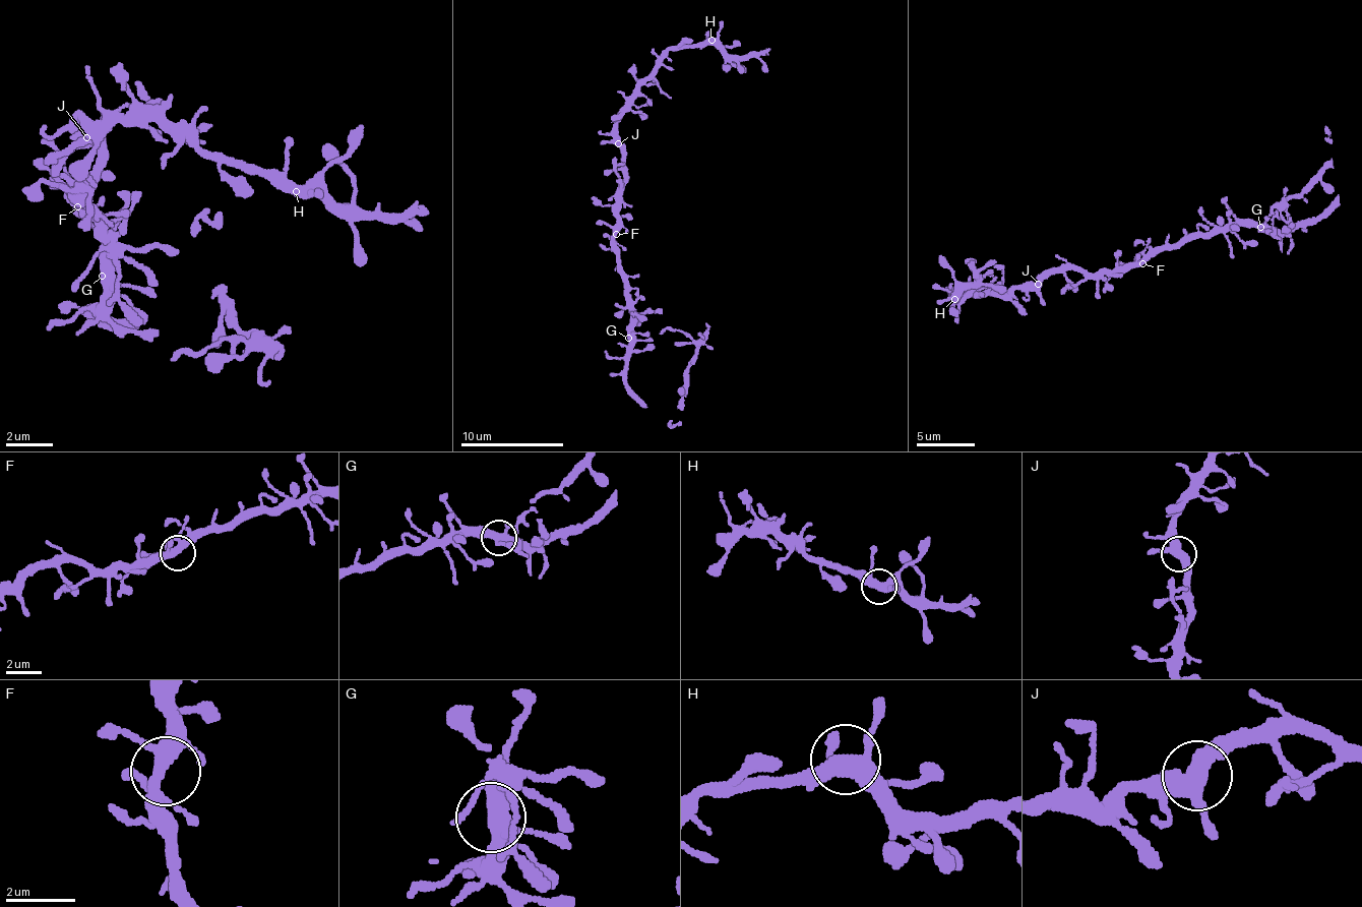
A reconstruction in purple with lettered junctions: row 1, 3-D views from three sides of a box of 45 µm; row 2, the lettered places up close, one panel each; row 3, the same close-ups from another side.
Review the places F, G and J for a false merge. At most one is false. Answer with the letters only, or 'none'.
none

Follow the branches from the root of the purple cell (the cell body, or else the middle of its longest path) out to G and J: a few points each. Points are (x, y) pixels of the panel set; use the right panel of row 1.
G: (1139, 262), (1161, 249), (1175, 249), (1190, 237), (1211, 238), (1220, 230), (1234, 230), (1240, 225), (1260, 227)
J: (1139, 262), (1090, 274), (1081, 274), (1078, 269), (1049, 269), (1037, 283)

